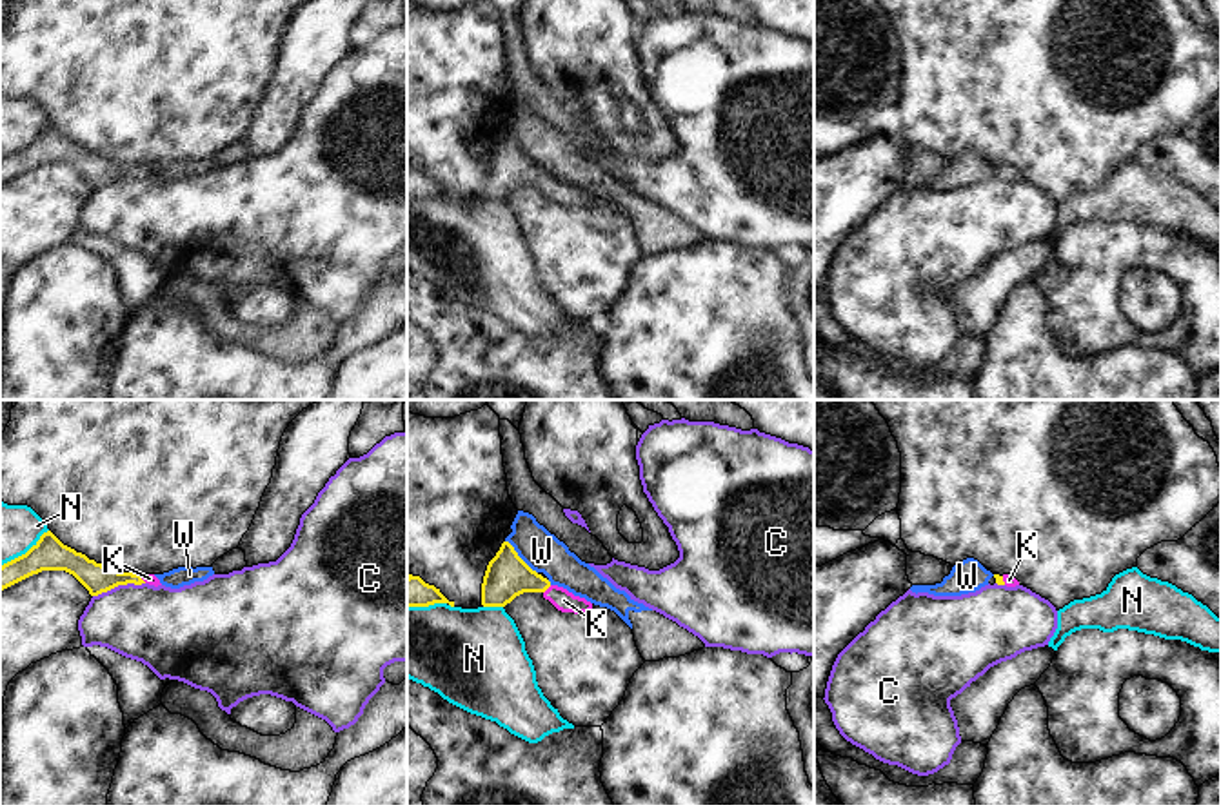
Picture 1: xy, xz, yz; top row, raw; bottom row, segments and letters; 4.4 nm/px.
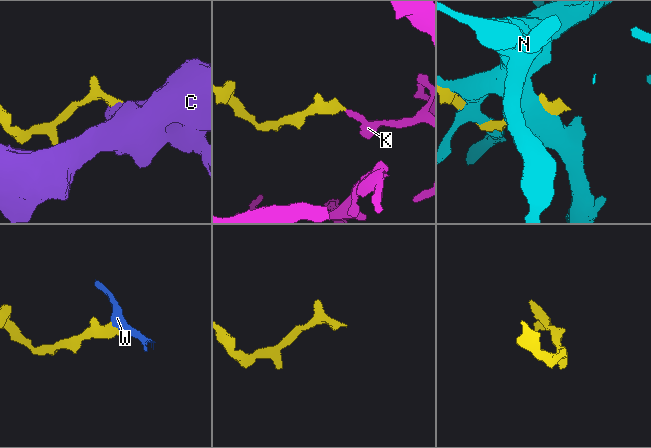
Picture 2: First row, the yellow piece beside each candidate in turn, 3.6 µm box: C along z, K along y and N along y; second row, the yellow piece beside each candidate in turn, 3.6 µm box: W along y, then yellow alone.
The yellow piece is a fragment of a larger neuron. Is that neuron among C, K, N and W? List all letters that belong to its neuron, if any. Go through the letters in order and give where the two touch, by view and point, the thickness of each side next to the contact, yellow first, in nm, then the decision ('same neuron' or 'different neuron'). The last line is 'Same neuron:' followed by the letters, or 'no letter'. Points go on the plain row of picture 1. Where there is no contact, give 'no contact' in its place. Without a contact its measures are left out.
C: meets yellow in xy at (119, 177); 140 nm thick on the yellow side, 360 nm on the other; different neuron
K: meets yellow in xz at (547, 180); 190 nm thick on the yellow side, 90 nm on the other; same neuron
N: meets yellow in xz at (493, 198); 190 nm thick on the yellow side, 440 nm on the other; different neuron
W: meets yellow in xz at (518, 149); 190 nm thick on the yellow side, 180 nm on the other; different neuron
Same neuron: K

